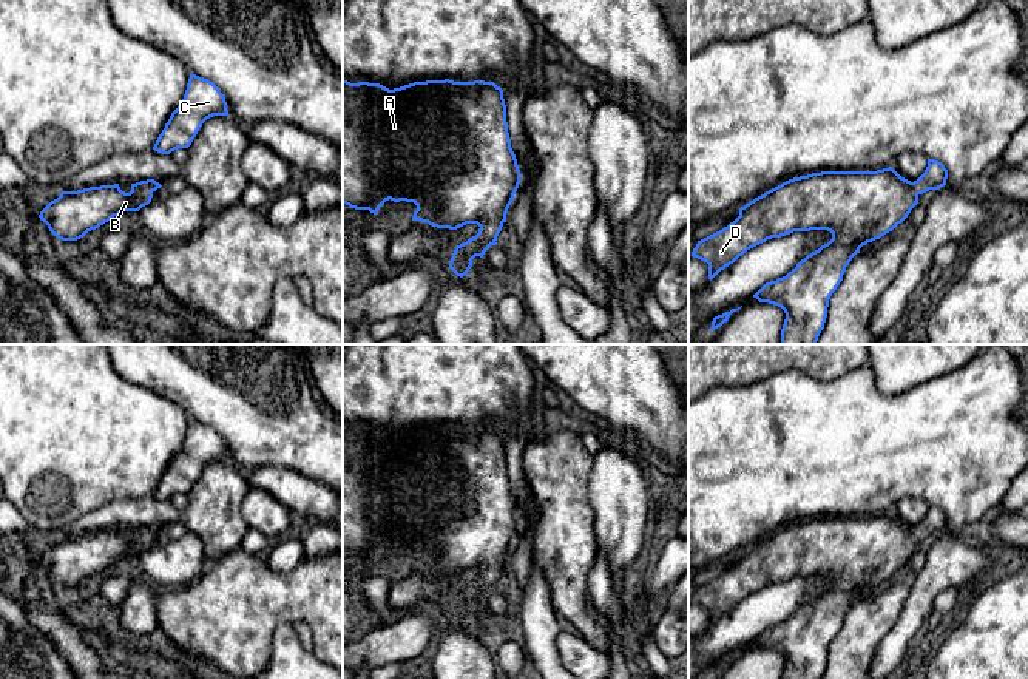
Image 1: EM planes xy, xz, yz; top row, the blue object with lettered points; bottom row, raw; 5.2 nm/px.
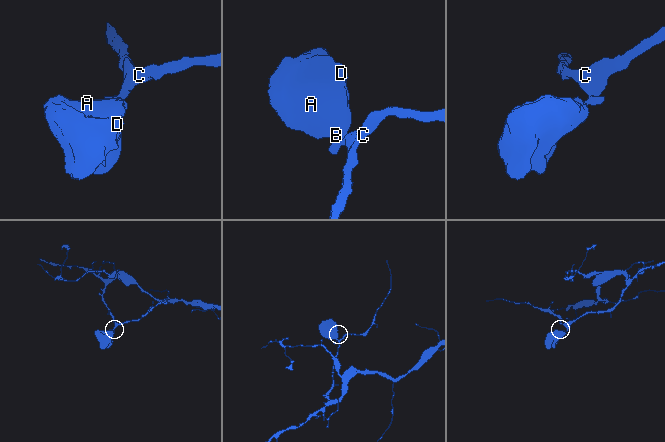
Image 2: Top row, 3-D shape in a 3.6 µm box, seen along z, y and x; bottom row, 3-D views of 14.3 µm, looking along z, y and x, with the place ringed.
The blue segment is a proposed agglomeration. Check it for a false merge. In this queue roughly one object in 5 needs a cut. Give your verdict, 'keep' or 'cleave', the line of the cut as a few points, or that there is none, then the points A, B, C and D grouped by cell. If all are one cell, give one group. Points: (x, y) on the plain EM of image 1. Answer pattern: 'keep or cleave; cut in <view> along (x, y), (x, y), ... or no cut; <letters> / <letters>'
keep; no cut; A B C D

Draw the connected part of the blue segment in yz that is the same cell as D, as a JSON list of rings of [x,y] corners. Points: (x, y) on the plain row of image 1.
[[[928,505],[925,519],[914,528],[901,523],[892,512],[877,517],[821,517],[800,522],[755,543],[739,554],[739,562],[722,576],[698,586],[692,597],[708,610],[712,627],[747,596],[772,583],[793,577],[827,576],[832,585],[801,605],[796,613],[776,627],[766,628],[755,640],[784,656],[781,679],[821,679],[832,639],[843,627],[846,613],[860,594],[880,585],[901,569],[917,551],[918,542],[946,531],[948,515],[938,506]]]

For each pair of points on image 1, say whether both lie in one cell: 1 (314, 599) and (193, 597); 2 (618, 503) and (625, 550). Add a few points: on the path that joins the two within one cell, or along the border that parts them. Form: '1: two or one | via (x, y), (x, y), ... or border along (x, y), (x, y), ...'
1: one | via (284, 597), (223, 597)
2: one | via (622, 514), (624, 539)

